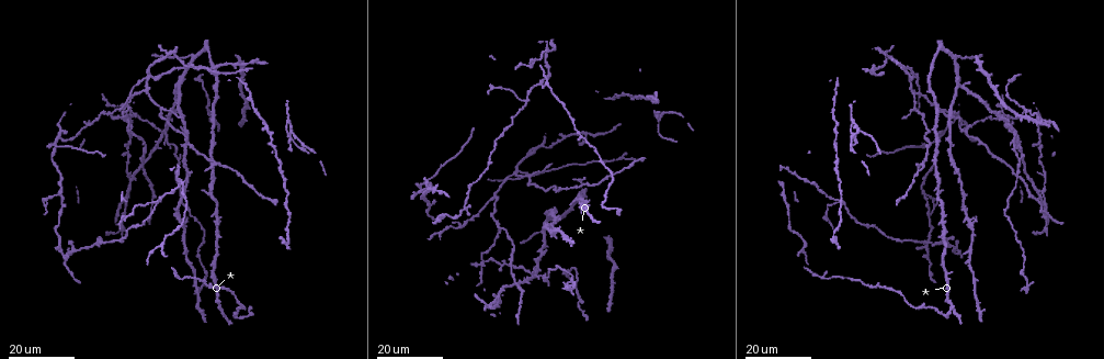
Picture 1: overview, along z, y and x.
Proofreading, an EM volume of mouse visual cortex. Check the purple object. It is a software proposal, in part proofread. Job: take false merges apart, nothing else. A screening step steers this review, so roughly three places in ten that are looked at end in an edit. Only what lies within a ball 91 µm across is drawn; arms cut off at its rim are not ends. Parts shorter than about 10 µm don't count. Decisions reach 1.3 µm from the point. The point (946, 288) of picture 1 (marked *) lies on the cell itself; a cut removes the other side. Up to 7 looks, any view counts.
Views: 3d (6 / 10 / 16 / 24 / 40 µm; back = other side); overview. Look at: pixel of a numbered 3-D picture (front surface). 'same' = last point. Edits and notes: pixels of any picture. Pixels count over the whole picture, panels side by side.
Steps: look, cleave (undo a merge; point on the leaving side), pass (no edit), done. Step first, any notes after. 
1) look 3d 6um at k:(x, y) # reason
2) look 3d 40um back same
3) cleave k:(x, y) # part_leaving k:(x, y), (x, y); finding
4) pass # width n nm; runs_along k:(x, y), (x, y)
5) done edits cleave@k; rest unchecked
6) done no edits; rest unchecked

look 3d 24um at 1:(495, 197) # three arms meet

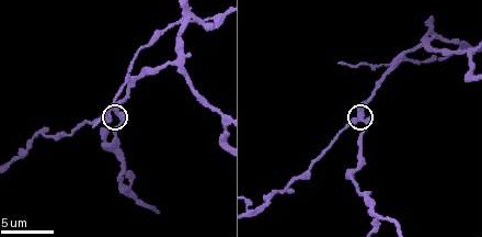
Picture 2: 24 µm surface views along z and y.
look 3d 6um at 2:(361, 121)

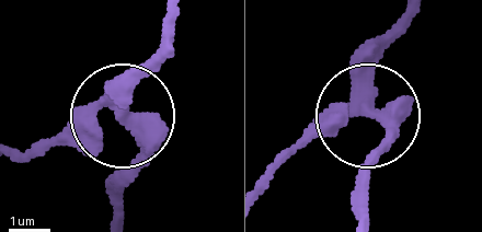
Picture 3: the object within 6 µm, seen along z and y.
pass # side_arm 68 um; runs_along 3:(169, 32), (124, 84), (134, 147), (124, 206); one cell here

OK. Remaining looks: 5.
look 3d 10um at 2:(464, 46) # three-way junction

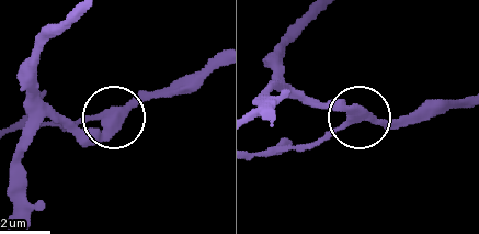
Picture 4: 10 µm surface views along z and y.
cleave 4:(319, 144) # part_leaving 4:(350, 121), (314, 142), (258, 153); two cells meet here

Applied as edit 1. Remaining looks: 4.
look overview # redraw

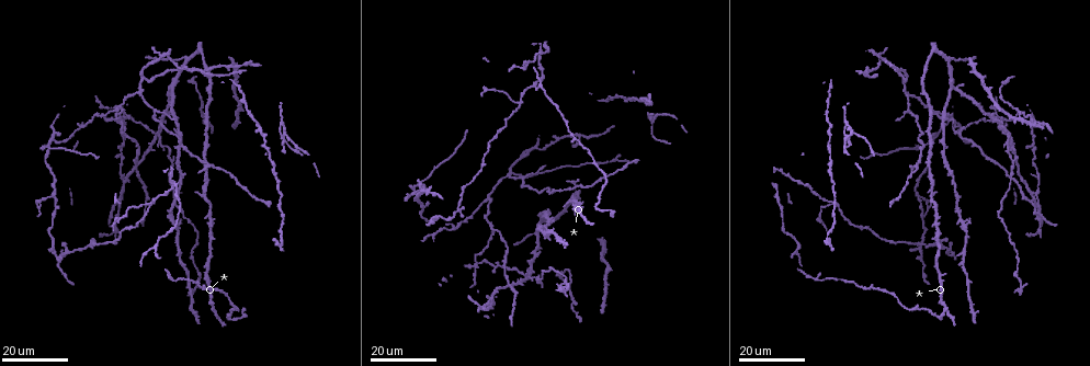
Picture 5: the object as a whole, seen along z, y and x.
look 3d 16um at 5:(187, 59)

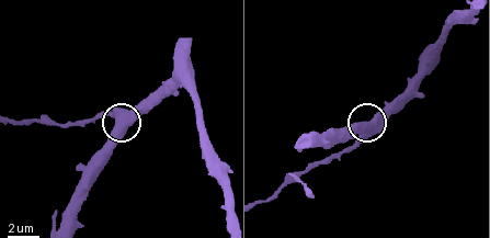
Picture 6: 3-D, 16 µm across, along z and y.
look 3d 10um same

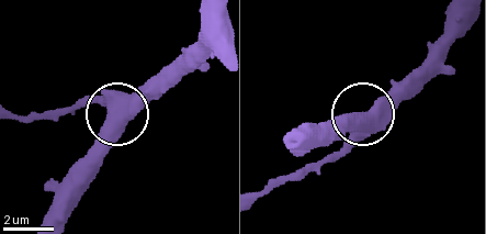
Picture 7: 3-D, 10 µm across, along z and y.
pass # width 520 nm; runs_along 7:(216, 56), (210, 51), (191, 52), (111, 113), (86, 97); one cell here

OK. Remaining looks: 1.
done edits cleave@4; rest unchecked

